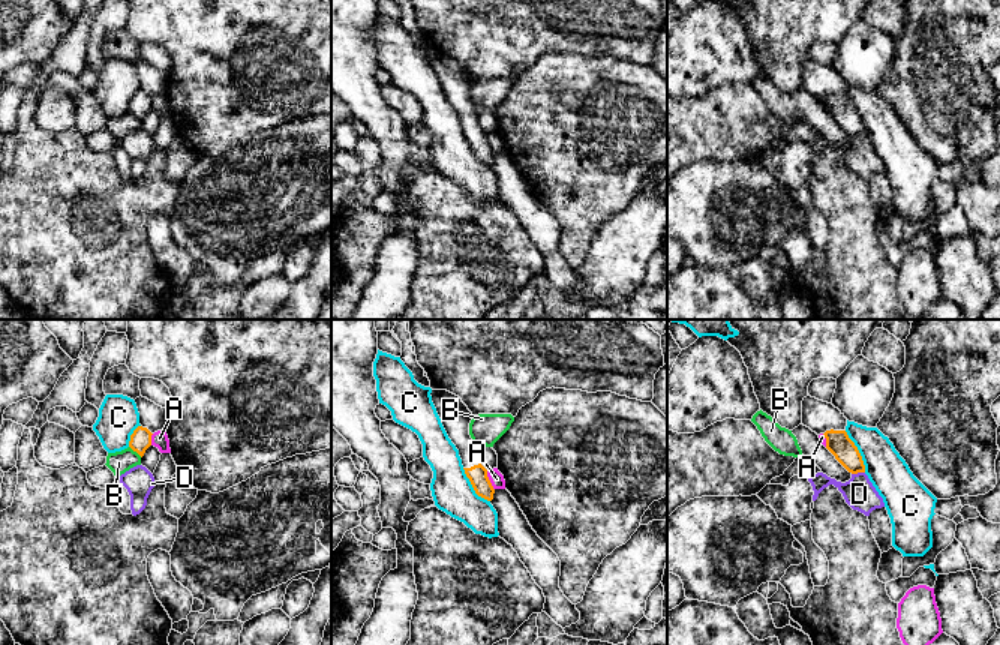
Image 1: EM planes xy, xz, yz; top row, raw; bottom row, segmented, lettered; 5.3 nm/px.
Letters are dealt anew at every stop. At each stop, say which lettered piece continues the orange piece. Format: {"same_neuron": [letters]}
{"same_neuron": []}

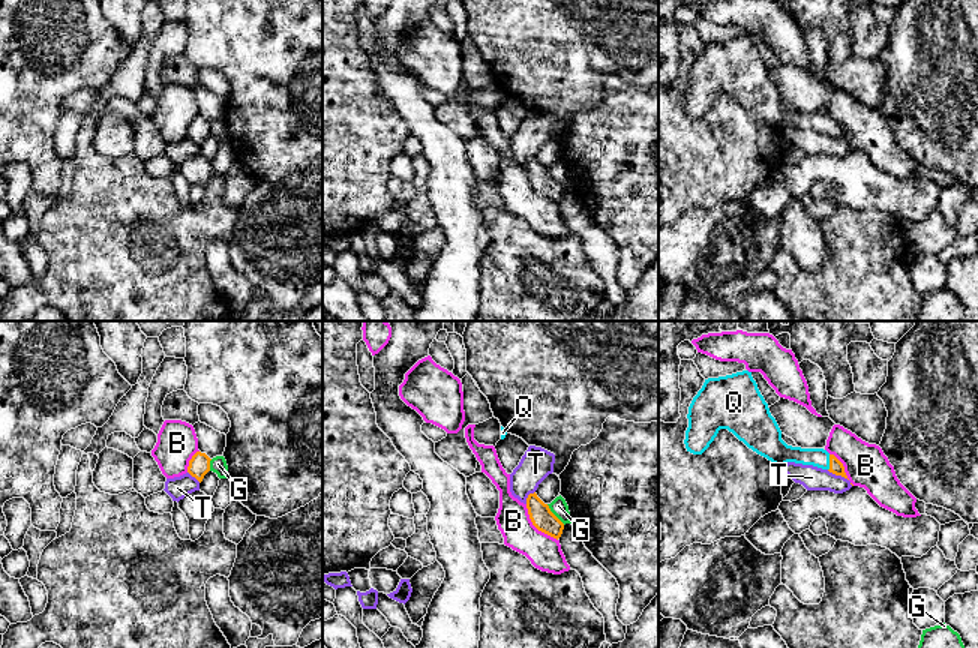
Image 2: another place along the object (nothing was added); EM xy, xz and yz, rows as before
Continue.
{"same_neuron": ["Q"]}

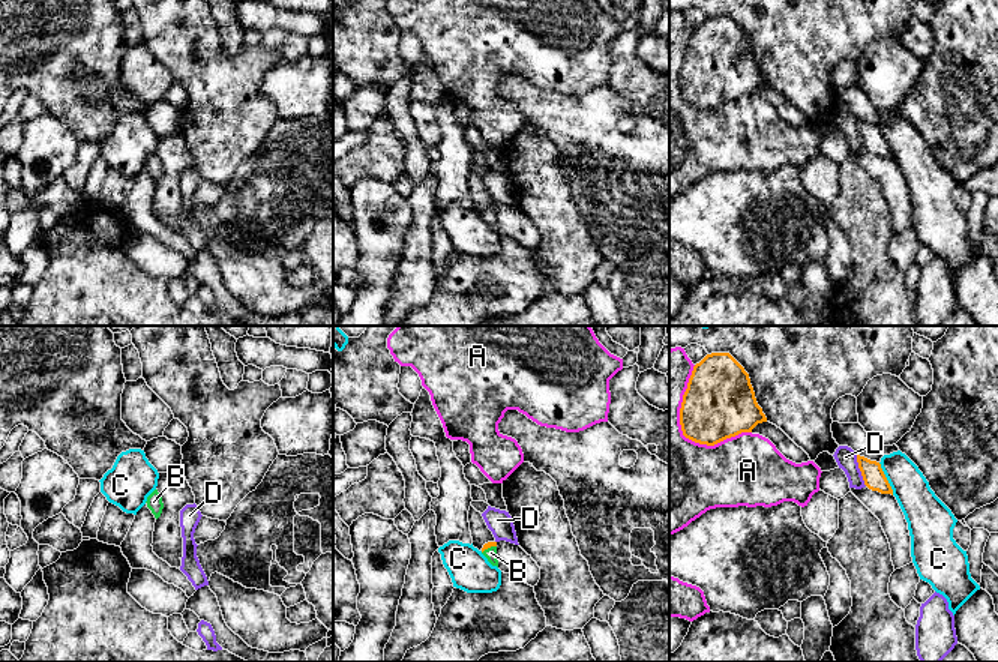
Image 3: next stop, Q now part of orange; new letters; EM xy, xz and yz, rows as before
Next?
{"same_neuron": ["B"]}

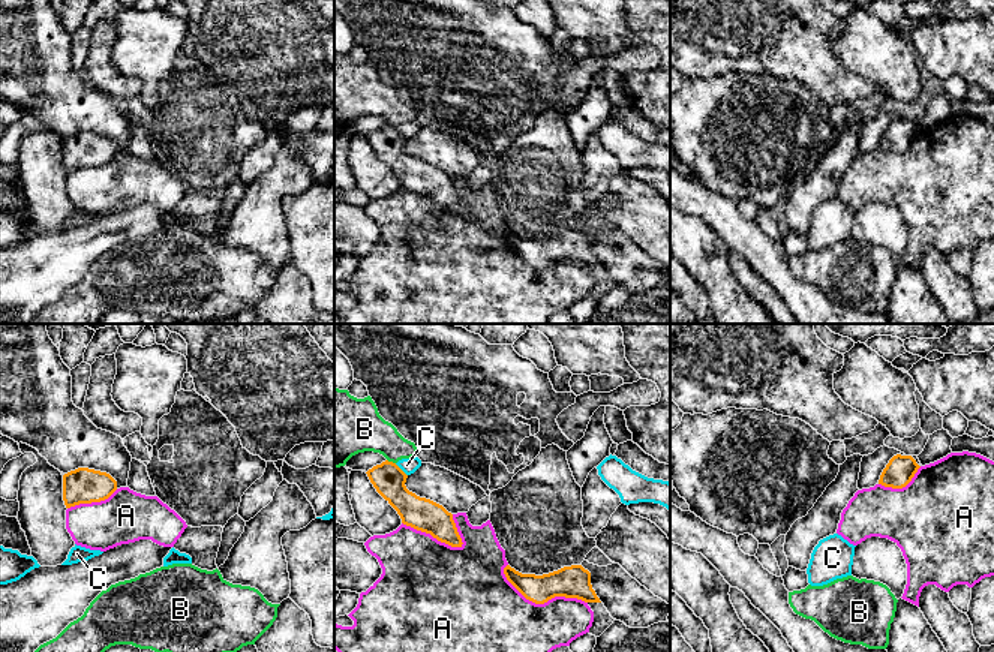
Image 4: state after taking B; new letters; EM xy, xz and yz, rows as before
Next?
{"same_neuron": []}

